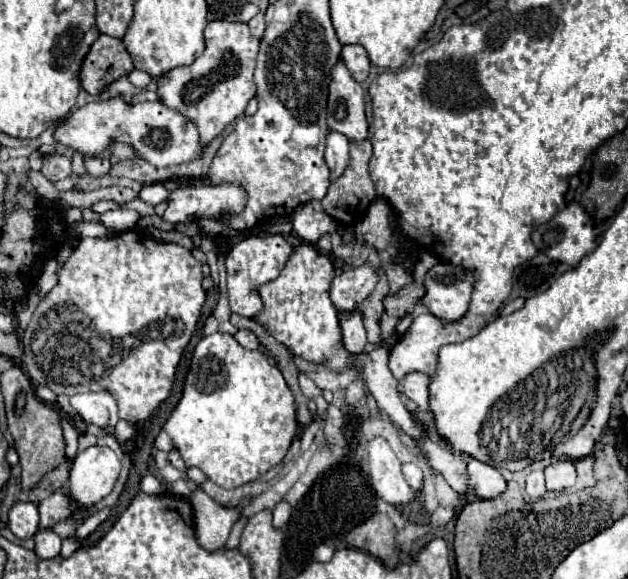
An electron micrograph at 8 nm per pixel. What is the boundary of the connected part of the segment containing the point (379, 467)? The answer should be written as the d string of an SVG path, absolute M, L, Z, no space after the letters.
M382 437L370 441L370 479L376 495L390 505L408 505L416 497L402 475L402 463Z

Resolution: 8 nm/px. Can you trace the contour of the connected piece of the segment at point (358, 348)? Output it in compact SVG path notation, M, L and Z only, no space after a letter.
M360 313L342 315L340 327L342 327L344 349L352 355L364 353L366 351L366 331L364 331L364 325L362 325L362 315Z

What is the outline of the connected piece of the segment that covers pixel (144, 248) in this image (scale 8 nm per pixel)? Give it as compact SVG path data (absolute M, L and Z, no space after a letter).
M122 231L122 233L114 233L106 239L82 239L80 245L74 249L74 255L66 261L66 265L60 271L60 279L58 285L54 287L54 291L50 291L50 295L46 299L42 299L32 315L32 321L28 323L26 331L24 331L24 367L26 373L30 377L30 381L34 385L46 385L50 387L54 393L64 393L68 397L76 395L76 393L88 393L88 391L108 391L120 407L120 419L136 425L136 423L144 423L152 417L152 413L160 407L160 403L164 403L170 395L174 377L176 377L176 369L180 363L180 357L196 329L198 317L200 317L200 309L204 305L204 289L202 289L202 265L194 259L192 251L184 249L182 245L174 245L174 243L160 243L160 241L152 241L150 237L146 237L144 233L138 231Z

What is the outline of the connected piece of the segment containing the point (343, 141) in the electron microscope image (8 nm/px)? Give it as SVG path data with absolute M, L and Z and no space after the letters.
M332 131L326 137L326 151L324 151L324 161L330 169L330 181L336 181L342 171L348 165L348 139L344 135L338 135L336 131Z

